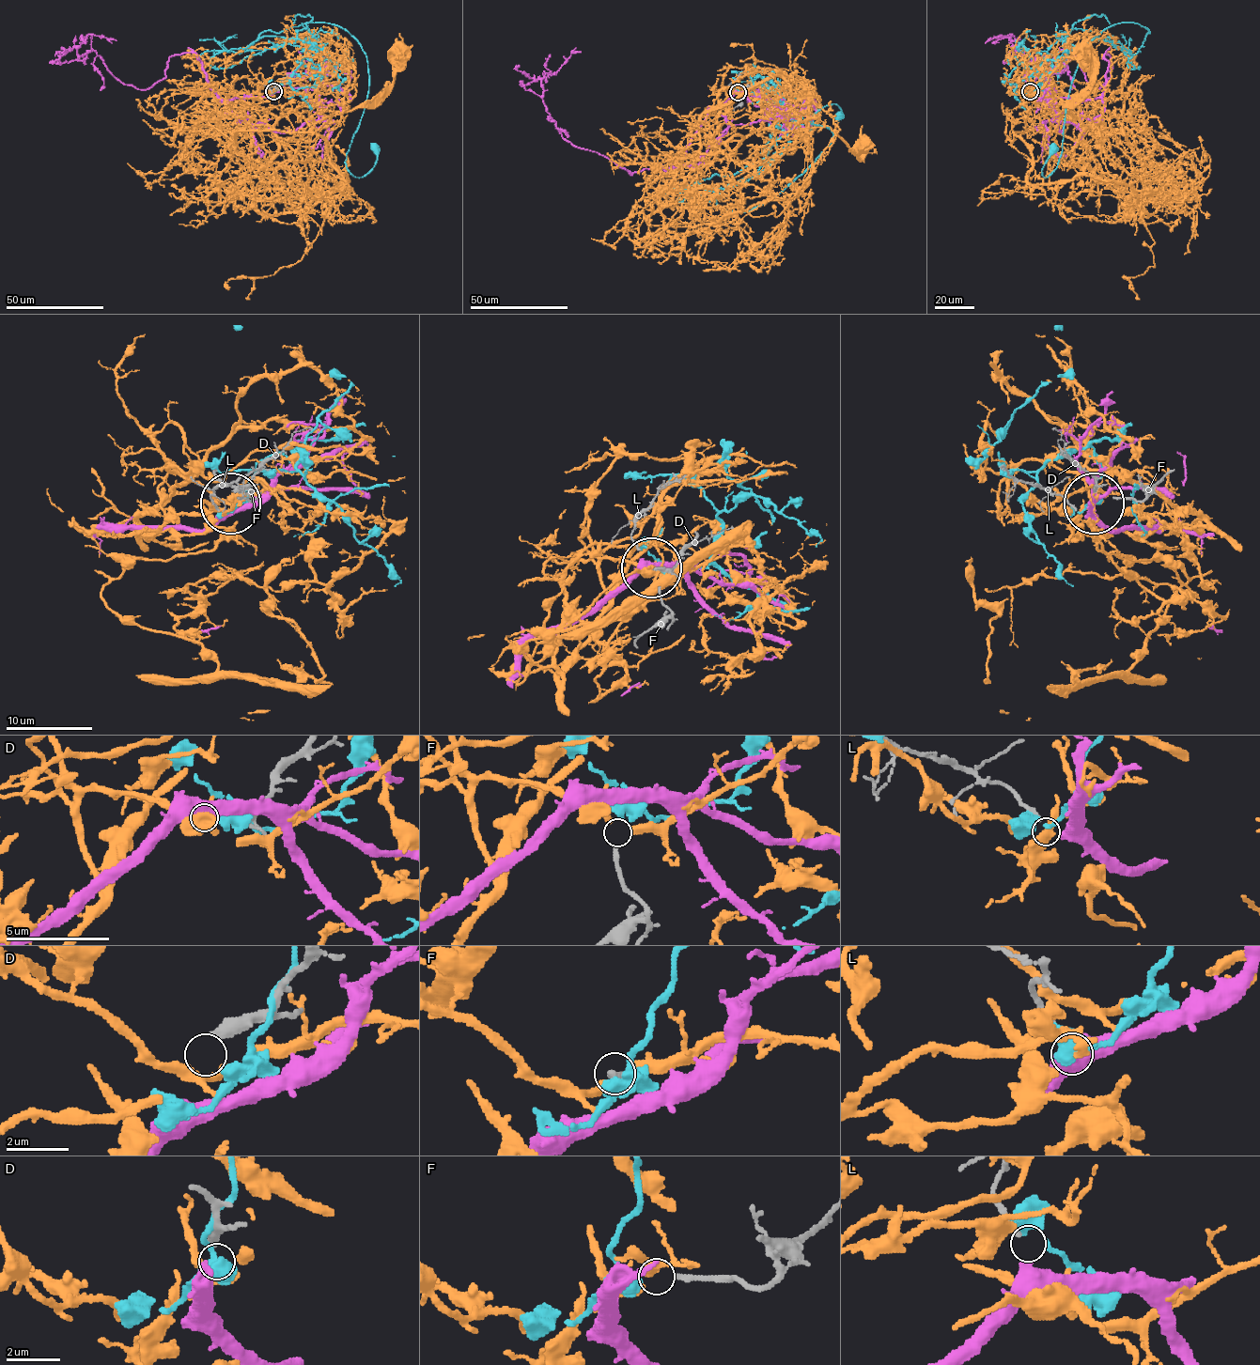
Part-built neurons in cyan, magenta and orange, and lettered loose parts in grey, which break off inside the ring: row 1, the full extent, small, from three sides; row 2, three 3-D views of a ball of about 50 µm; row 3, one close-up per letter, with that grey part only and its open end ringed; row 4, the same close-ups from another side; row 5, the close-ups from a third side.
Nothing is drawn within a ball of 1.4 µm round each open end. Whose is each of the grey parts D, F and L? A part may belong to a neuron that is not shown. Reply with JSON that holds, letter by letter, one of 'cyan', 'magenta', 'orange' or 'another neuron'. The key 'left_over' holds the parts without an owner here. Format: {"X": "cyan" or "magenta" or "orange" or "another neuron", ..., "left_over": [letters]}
{"D": "another neuron", "F": "orange", "L": "magenta", "left_over": ["D"]}

